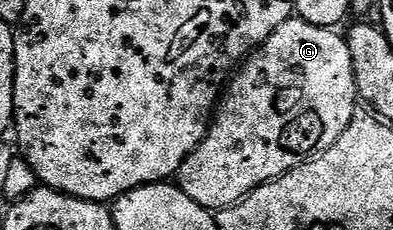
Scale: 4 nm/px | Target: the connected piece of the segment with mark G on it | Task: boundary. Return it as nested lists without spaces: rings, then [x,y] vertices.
[[[294,16],[288,18],[262,46],[257,47],[249,55],[244,65],[236,71],[235,77],[228,83],[227,93],[220,99],[215,121],[210,125],[207,136],[201,141],[199,148],[195,148],[195,152],[191,152],[191,156],[187,156],[187,160],[183,160],[183,164],[176,172],[176,185],[180,186],[182,192],[187,196],[191,196],[191,200],[195,200],[195,204],[199,204],[204,210],[210,212],[226,210],[227,207],[235,205],[236,202],[242,202],[252,190],[257,190],[263,184],[273,181],[274,178],[281,178],[287,172],[313,161],[317,155],[327,148],[331,148],[331,144],[335,144],[335,140],[339,140],[339,136],[343,136],[347,124],[351,124],[354,114],[358,113],[359,99],[355,84],[355,72],[351,64],[349,43],[342,35],[340,38],[337,33],[336,29],[328,26],[316,26]]]

